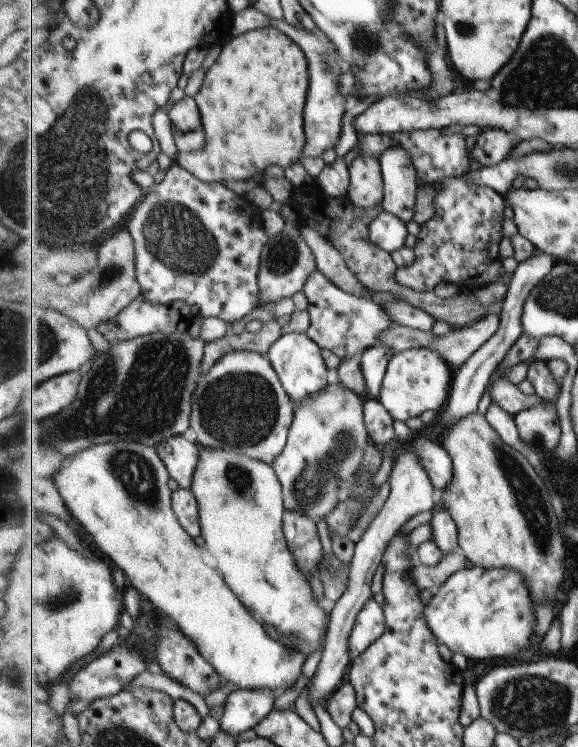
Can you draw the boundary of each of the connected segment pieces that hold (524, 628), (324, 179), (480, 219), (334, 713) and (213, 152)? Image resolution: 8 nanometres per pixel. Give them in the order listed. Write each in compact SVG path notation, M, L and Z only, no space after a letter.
M473 566L453 574L443 586L434 591L432 598L425 606L425 618L438 644L463 654L472 664L485 662L491 658L507 658L513 654L519 656L521 652L528 651L534 644L532 620L535 620L535 602L531 600L523 574L509 568L485 570L485 568Z
M336 156L333 163L325 164L323 172L314 179L314 182L329 199L343 199L350 189L349 167L342 158Z
M460 177L445 178L442 188L435 198L435 216L422 224L415 245L416 259L413 266L398 268L395 272L397 282L415 291L429 292L436 286L449 282L465 291L475 291L481 286L509 279L509 274L503 269L503 258L500 254L500 242L503 237L503 219L508 214L504 197L493 188L467 183Z
M345 679L341 686L329 696L325 706L333 722L336 722L341 730L351 724L353 712L355 712L358 704L355 688L349 680Z
M268 24L261 29L232 36L222 45L218 59L207 69L202 87L194 96L203 118L207 144L197 152L180 152L177 162L209 183L254 180L255 176L264 175L269 167L287 168L300 162L306 144L304 118L309 84L311 74L307 56L281 29Z

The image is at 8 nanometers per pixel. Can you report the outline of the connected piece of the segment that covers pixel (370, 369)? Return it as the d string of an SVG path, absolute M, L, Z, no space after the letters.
M383 343L375 344L364 351L361 366L367 384L368 397L379 398L385 374L395 353L393 348Z

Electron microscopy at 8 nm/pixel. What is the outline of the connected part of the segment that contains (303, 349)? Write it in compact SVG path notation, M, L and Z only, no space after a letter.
M307 332L283 334L271 346L267 355L276 368L285 390L287 390L296 405L305 402L305 400L309 399L309 396L313 396L313 394L327 388L329 367L328 364L325 364L324 349Z

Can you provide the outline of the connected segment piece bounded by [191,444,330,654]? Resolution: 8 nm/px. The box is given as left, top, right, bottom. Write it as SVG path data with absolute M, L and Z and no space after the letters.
M199 447L199 466L193 476L192 491L200 504L202 538L208 551L217 561L217 568L225 576L225 582L237 592L237 598L265 624L273 624L283 638L293 640L299 652L313 654L326 645L330 614L325 612L309 580L299 570L295 556L289 550L284 531L284 487L273 465L257 460L238 450Z

